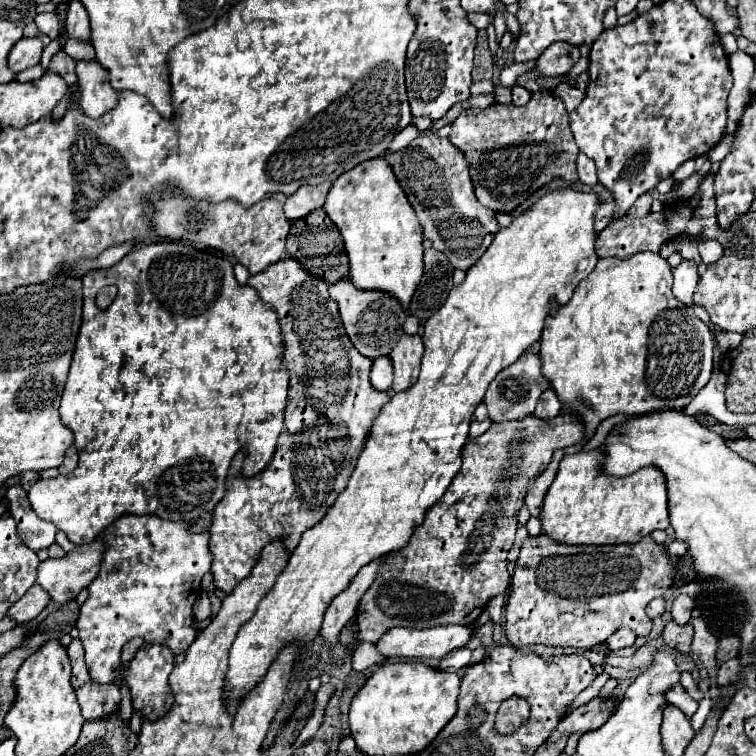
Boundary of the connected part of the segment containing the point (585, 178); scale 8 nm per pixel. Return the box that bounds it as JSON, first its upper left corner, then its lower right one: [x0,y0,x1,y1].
[577,153,597,185]

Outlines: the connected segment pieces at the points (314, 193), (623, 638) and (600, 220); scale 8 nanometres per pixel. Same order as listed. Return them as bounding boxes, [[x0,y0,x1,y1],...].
[[285,181,331,221],[605,629,637,651],[595,201,615,233]]

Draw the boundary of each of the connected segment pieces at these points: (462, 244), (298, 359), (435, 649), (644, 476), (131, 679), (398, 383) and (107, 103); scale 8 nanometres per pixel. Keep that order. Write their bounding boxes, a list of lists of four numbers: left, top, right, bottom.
[[383,129,499,269],[211,257,391,593],[375,625,471,657],[541,449,669,545],[121,645,175,719],[391,335,423,391],[75,59,117,117]]

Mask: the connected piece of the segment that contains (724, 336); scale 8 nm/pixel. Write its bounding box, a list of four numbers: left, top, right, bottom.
[715,331,743,351]

